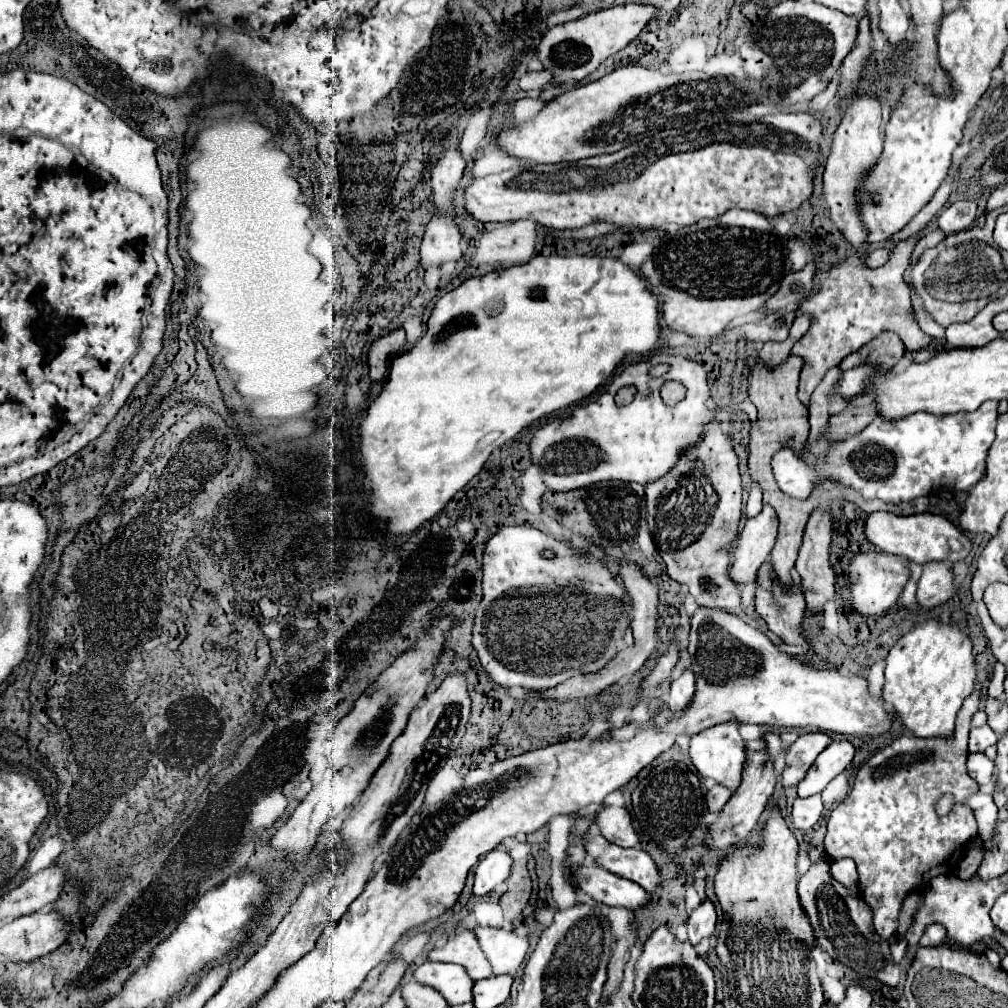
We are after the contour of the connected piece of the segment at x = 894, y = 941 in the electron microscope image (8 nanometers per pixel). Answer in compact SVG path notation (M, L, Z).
M904 936L891 937L889 939L892 960L894 963L899 963L904 957L908 942Z

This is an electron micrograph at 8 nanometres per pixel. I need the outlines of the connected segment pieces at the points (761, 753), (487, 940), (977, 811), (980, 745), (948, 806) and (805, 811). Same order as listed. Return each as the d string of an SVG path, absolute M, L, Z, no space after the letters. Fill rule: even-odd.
M775 731L763 733L763 739L757 739L757 741L749 741L747 743L747 761L745 761L745 767L743 767L743 781L741 781L739 789L737 791L731 791L729 787L725 789L723 785L715 785L715 787L711 787L707 791L707 801L709 801L707 807L709 807L709 811L723 809L721 815L719 815L719 819L713 825L709 825L709 839L705 841L707 845L717 847L721 851L727 851L729 847L739 845L741 841L745 841L749 837L749 833L757 825L761 813L765 811L765 805L767 805L769 797L773 795L777 777L775 777L775 771L773 771L773 761L769 761L769 759L775 759L775 755L779 751L781 751L781 735L775 733ZM763 741L767 745L763 745ZM765 749L767 749L767 753L765 753ZM767 755L769 755L769 759L767 759Z
M475 927L477 941L491 963L493 975L511 975L525 961L529 941L527 937L517 937L511 931L491 929L491 927Z
M977 791L965 801L965 805L973 811L973 815L975 815L977 823L979 823L979 835L983 839L989 839L991 831L993 831L993 827L997 823L997 807L993 803L993 797L983 793L983 791Z
M989 725L983 727L975 727L971 729L971 737L969 737L969 751L985 751L989 745L997 743L997 735L993 733L993 729Z
M945 793L945 795L939 797L939 801L935 805L935 811L937 811L937 815L947 815L953 809L953 805L955 805L953 795L951 793Z
M811 795L807 799L797 797L793 803L793 813L791 813L793 825L797 829L811 829L819 821L821 811L823 811L821 795Z

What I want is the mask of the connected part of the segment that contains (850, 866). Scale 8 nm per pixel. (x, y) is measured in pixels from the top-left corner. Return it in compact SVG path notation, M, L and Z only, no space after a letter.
M842 858L831 863L831 875L843 886L854 889L858 885L858 872L853 859Z

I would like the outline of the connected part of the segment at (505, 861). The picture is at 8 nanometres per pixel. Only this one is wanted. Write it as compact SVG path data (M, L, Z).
M495 849L491 853L487 853L477 869L475 869L475 883L473 883L473 895L487 895L489 891L493 891L499 883L503 883L509 877L509 867L511 867L511 857L501 851Z

